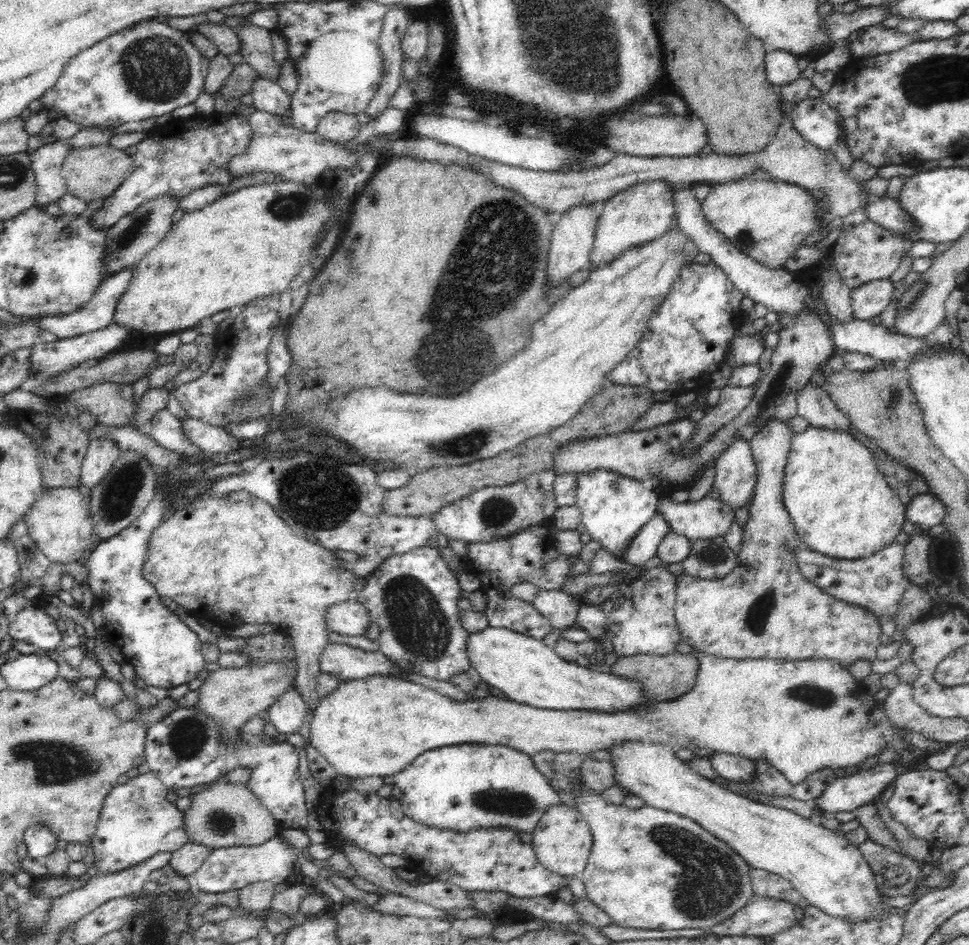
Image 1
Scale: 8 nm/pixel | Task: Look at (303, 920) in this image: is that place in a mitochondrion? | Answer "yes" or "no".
no

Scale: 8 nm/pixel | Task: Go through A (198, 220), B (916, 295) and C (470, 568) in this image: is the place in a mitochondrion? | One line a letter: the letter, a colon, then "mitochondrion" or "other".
A: other
B: mitochondrion
C: other

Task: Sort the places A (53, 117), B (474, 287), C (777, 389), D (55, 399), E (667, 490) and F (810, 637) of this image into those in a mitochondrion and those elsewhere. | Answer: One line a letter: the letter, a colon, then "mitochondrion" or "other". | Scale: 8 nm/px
A: other
B: mitochondrion
C: mitochondrion
D: other
E: other
F: other

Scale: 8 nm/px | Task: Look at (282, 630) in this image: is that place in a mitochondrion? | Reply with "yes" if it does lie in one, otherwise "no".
no

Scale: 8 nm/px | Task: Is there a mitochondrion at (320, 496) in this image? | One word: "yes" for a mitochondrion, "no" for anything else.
yes

